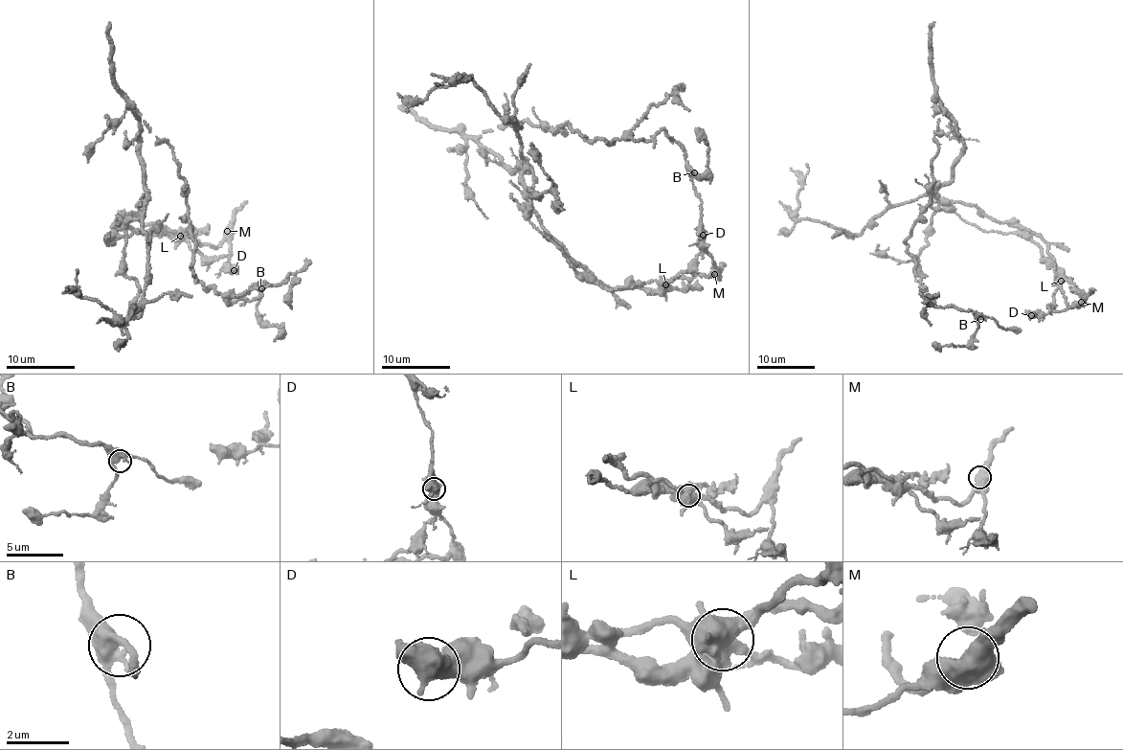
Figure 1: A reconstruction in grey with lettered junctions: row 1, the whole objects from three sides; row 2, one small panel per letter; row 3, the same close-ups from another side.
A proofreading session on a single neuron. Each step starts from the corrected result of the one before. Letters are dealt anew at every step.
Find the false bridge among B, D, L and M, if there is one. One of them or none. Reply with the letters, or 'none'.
L

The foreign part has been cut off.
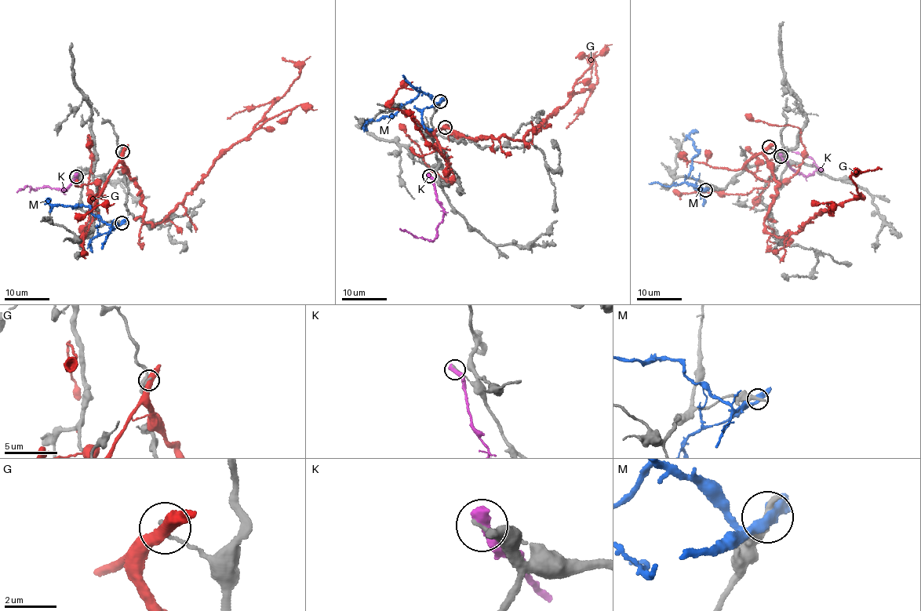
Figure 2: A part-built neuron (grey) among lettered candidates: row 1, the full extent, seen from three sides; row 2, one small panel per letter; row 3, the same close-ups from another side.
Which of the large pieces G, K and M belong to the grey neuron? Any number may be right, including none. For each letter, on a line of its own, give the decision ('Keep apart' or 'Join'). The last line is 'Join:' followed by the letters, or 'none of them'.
G: Keep apart
K: Keep apart
M: Keep apart
Join: none of them

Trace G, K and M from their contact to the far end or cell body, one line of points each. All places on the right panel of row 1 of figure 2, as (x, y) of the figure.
G: (769, 147), (766, 167), (777, 183), (764, 223), (779, 238), (856, 198), (851, 176), (881, 169)
K: (780, 156), (795, 170), (805, 176), (821, 170), (812, 158), (791, 151)
M: (705, 190), (685, 180), (698, 151), (689, 137), (690, 132), (698, 132)

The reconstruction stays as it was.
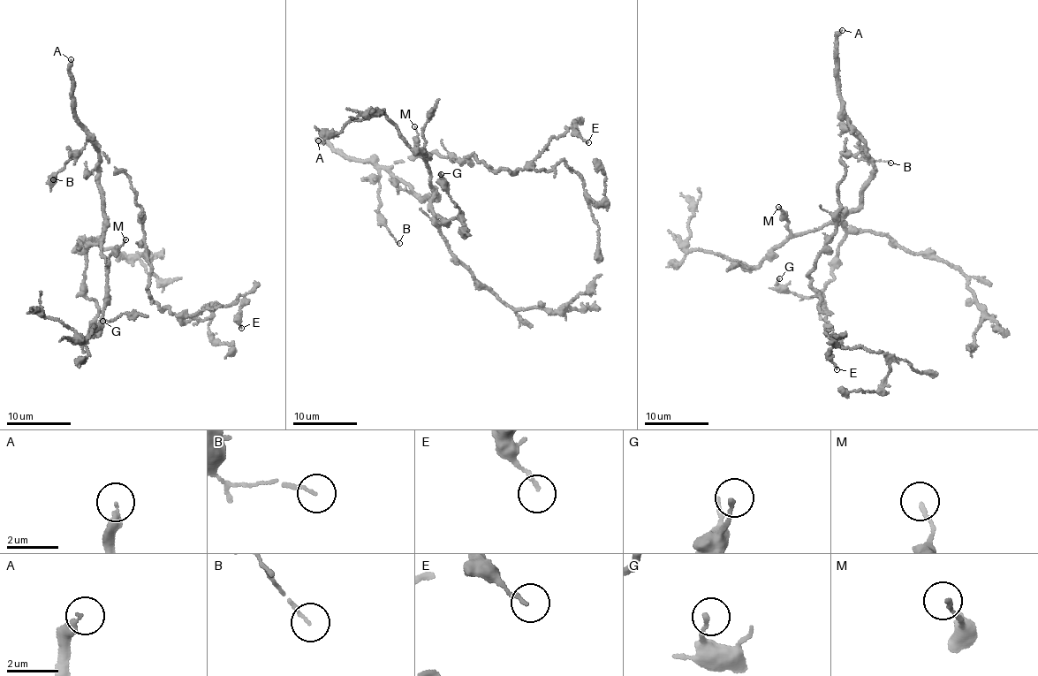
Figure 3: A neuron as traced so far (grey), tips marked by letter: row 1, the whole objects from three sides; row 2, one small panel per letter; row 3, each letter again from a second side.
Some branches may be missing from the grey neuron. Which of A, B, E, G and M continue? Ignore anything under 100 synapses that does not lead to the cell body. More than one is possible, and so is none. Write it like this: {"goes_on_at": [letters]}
{"goes_on_at": ["A"]}

